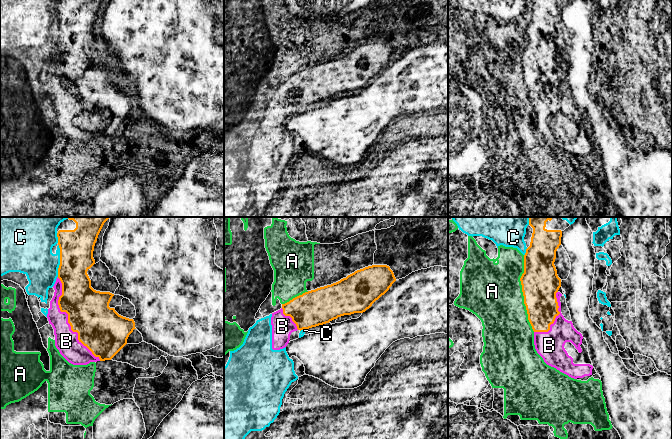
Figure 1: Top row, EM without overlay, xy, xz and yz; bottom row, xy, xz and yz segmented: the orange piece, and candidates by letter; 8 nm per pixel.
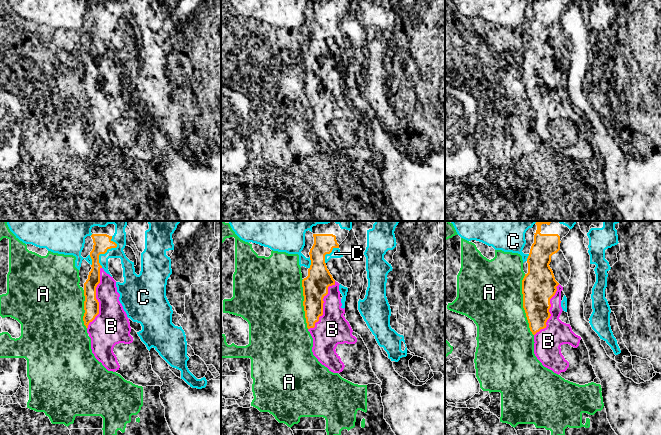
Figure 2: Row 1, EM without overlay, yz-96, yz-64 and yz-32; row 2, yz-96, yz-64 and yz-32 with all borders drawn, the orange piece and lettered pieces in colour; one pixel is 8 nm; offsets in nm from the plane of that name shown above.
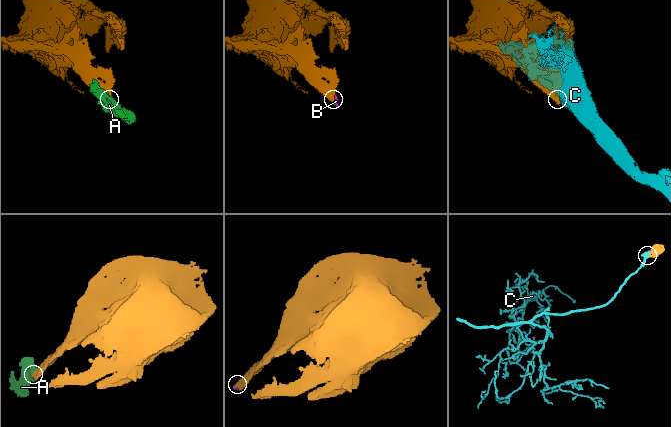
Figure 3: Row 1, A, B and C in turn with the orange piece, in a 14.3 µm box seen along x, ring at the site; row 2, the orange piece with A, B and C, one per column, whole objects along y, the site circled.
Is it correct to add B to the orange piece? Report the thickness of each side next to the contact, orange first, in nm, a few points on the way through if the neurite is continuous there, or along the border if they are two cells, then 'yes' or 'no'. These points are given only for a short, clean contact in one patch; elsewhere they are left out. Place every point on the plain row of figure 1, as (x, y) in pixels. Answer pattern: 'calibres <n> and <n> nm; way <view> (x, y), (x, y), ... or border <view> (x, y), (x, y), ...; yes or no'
calibres 360 and 190 nm; yes

